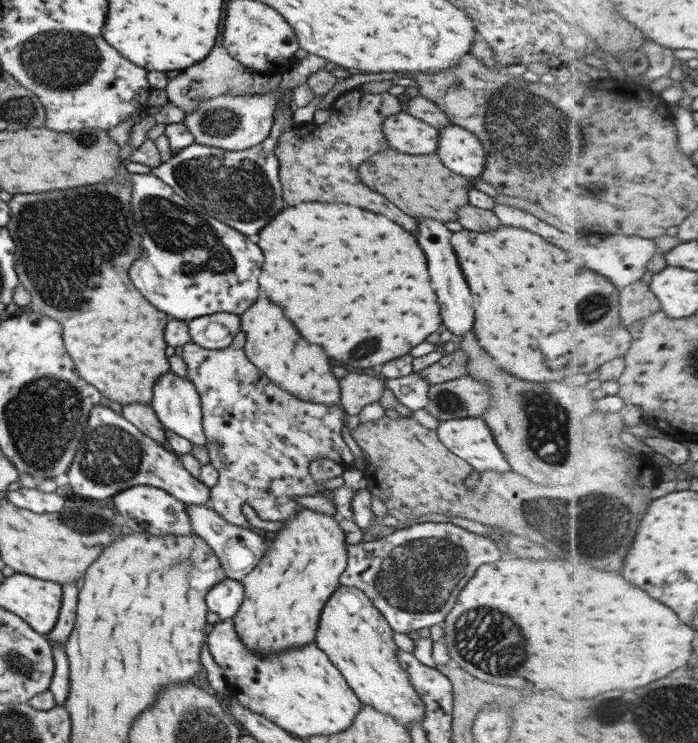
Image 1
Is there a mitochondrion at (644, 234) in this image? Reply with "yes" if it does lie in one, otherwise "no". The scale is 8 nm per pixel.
no

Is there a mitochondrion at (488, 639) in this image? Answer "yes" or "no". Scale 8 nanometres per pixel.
yes

